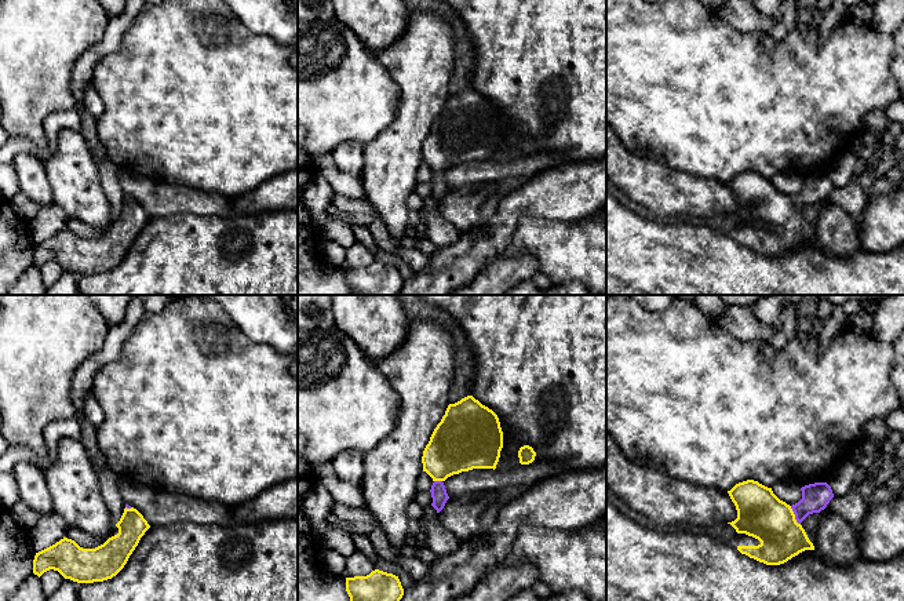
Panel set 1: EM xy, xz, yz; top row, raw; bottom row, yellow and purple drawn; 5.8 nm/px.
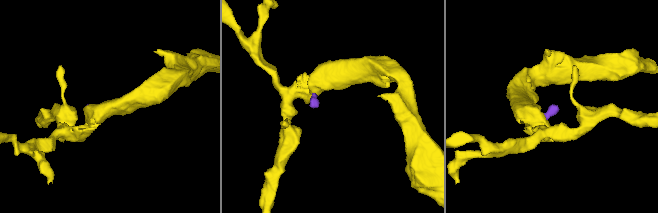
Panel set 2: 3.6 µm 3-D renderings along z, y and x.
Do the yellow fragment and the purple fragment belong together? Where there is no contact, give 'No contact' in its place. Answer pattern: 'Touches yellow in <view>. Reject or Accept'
Touches yellow in yz. Accept

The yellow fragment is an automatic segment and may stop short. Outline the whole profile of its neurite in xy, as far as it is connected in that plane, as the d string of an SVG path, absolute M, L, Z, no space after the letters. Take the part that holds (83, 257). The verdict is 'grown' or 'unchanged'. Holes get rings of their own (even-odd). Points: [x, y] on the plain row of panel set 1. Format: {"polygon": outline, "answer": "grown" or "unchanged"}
{"polygon": "M125 196L120 212L103 236L95 240L83 240L74 232L63 229L36 244L33 265L40 269L44 263L54 261L65 270L77 274L112 270L124 259L149 219L150 216L143 207L136 200Z", "answer": "grown"}

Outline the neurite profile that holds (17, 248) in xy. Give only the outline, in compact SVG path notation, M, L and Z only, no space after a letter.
M0 196L0 295L8 295L8 289L33 265L33 251L29 225Z

